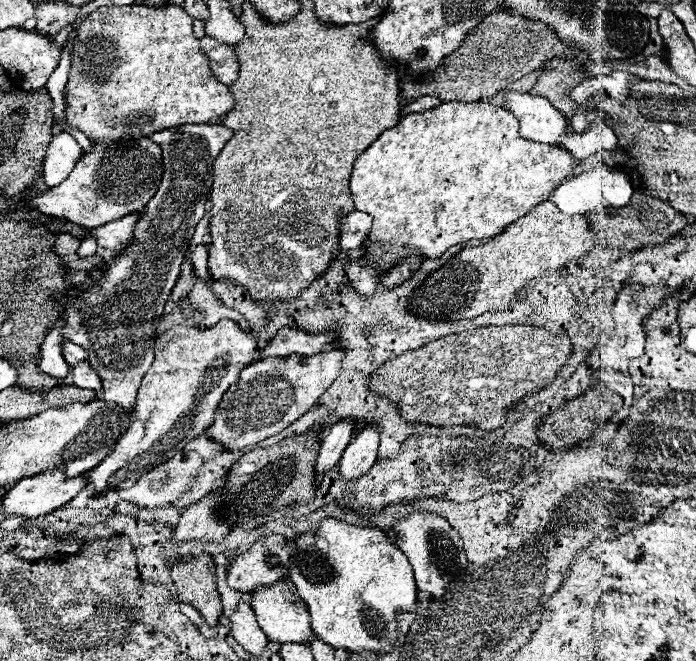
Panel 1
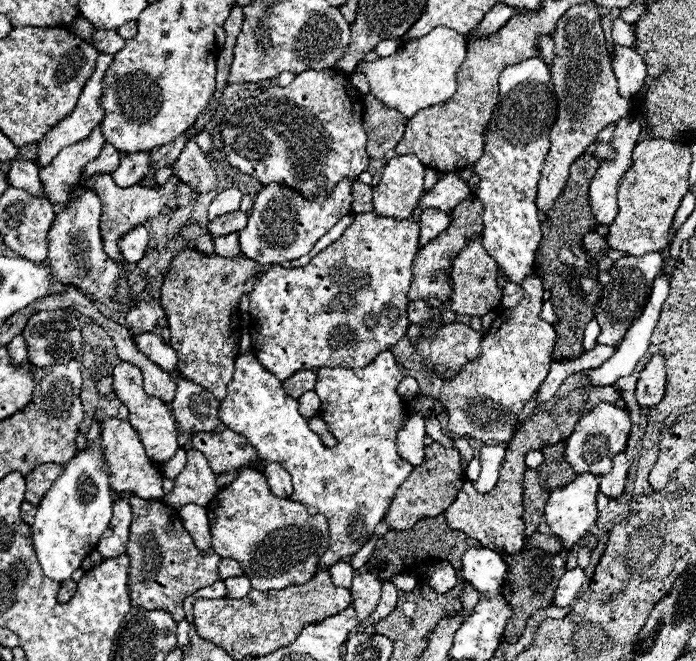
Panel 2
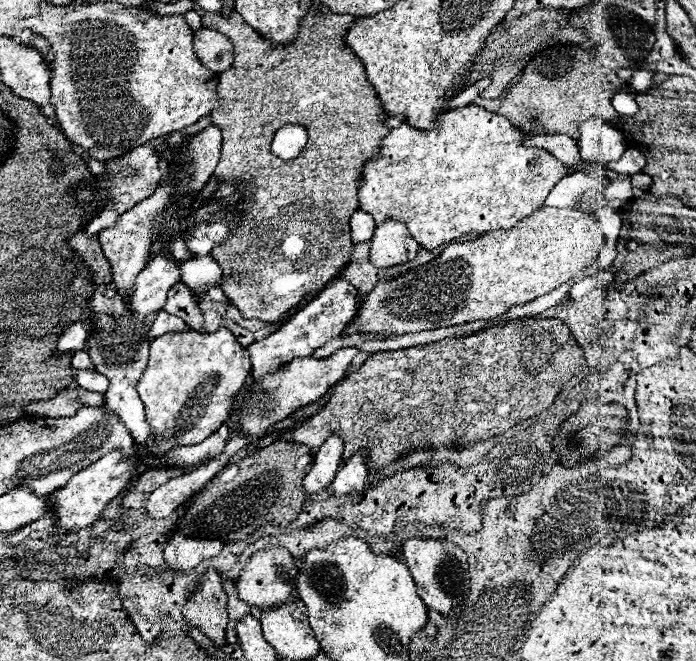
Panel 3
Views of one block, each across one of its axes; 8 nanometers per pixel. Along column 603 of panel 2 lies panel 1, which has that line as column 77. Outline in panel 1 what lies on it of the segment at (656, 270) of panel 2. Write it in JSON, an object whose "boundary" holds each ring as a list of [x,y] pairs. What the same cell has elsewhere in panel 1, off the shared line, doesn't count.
{"boundary":[[[220,124],[176,126],[150,136],[156,144],[160,144],[164,158],[164,174],[158,192],[148,202],[144,216],[136,226],[134,244],[130,244],[124,254],[106,260],[102,284],[94,284],[92,288],[76,288],[76,292],[68,298],[64,310],[68,324],[66,320],[60,320],[60,326],[52,328],[40,348],[42,372],[60,378],[68,374],[70,366],[62,356],[62,344],[68,338],[88,352],[88,362],[96,368],[104,384],[102,398],[106,402],[120,404],[130,414],[134,412],[140,380],[154,360],[152,348],[164,304],[168,302],[180,276],[180,266],[194,228],[204,216],[204,210],[200,208],[204,206],[212,186],[212,164],[230,136],[232,130]]]}

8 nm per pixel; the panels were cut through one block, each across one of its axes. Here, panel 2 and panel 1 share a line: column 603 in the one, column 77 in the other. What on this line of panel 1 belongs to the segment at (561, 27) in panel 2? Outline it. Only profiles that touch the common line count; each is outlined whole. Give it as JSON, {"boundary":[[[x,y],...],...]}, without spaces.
{"boundary":[[[102,6],[94,12],[90,12],[78,26],[74,42],[72,42],[72,66],[70,66],[70,76],[68,84],[64,88],[64,100],[66,100],[66,122],[80,132],[84,132],[90,142],[96,144],[112,144],[112,142],[126,142],[126,140],[140,140],[148,138],[154,132],[182,126],[182,124],[208,124],[214,120],[220,120],[226,112],[232,110],[234,100],[230,96],[230,90],[226,84],[218,82],[210,70],[210,64],[206,56],[200,52],[200,42],[192,34],[192,18],[180,8],[180,6],[164,6],[164,8],[150,8],[150,6]]]}

